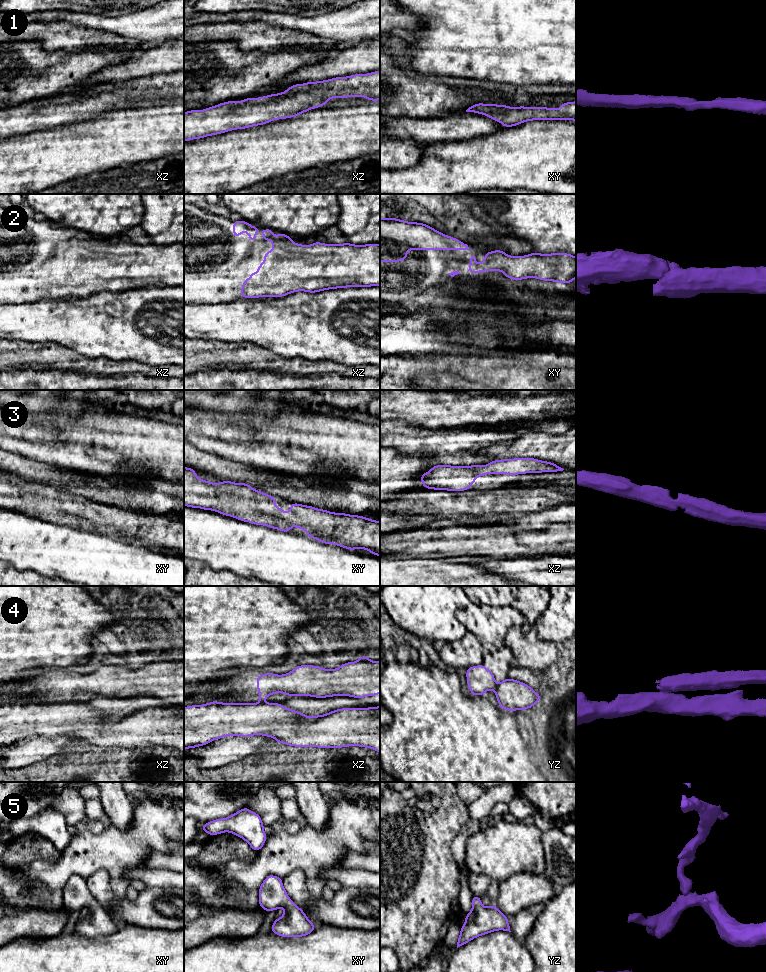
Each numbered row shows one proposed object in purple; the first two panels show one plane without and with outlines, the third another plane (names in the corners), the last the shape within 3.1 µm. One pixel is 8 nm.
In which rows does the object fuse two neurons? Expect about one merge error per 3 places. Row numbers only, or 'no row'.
4

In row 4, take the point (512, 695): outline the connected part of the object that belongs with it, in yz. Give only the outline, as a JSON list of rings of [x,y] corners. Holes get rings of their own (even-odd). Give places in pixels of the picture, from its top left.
[[[510,678],[499,683],[494,692],[499,707],[511,712],[532,708],[541,699],[541,695],[530,686]]]

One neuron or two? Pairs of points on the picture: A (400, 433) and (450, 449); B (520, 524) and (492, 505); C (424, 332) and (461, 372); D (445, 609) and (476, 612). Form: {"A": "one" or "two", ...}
{"A": "one", "B": "two", "C": "two", "D": "two"}

